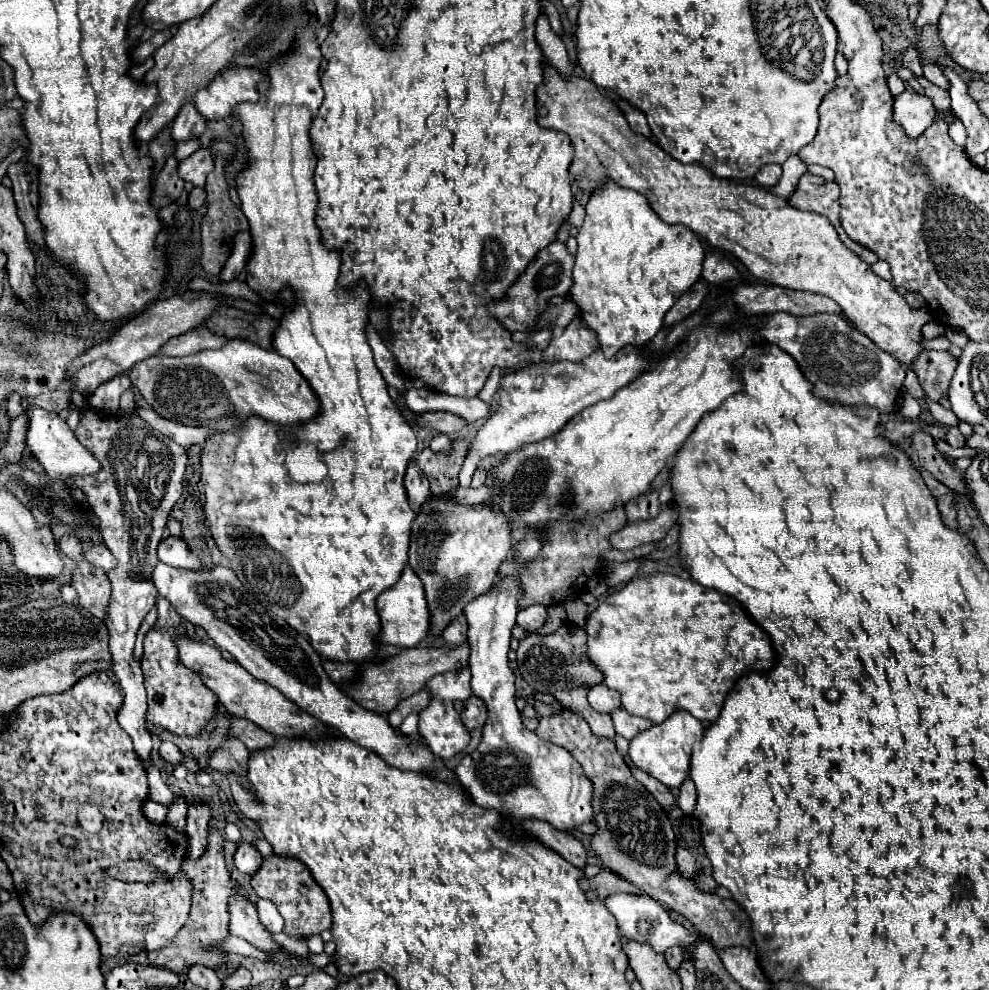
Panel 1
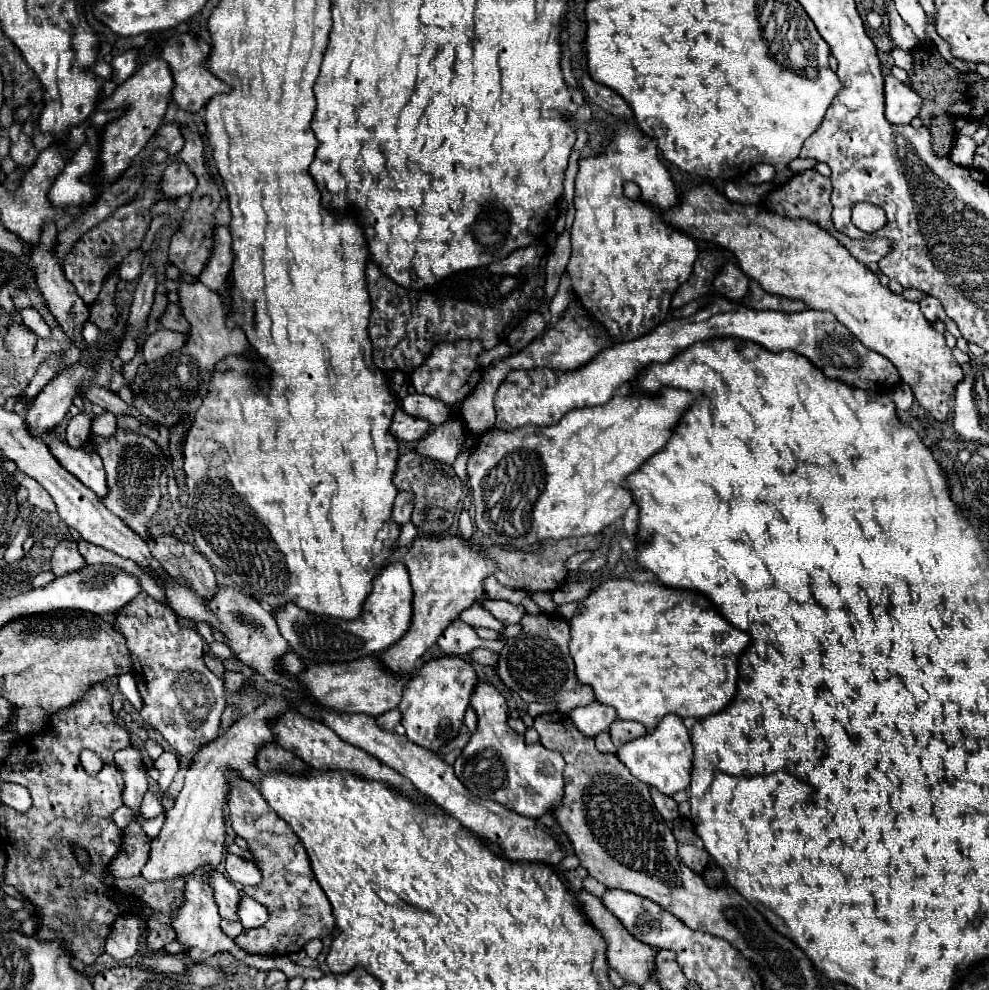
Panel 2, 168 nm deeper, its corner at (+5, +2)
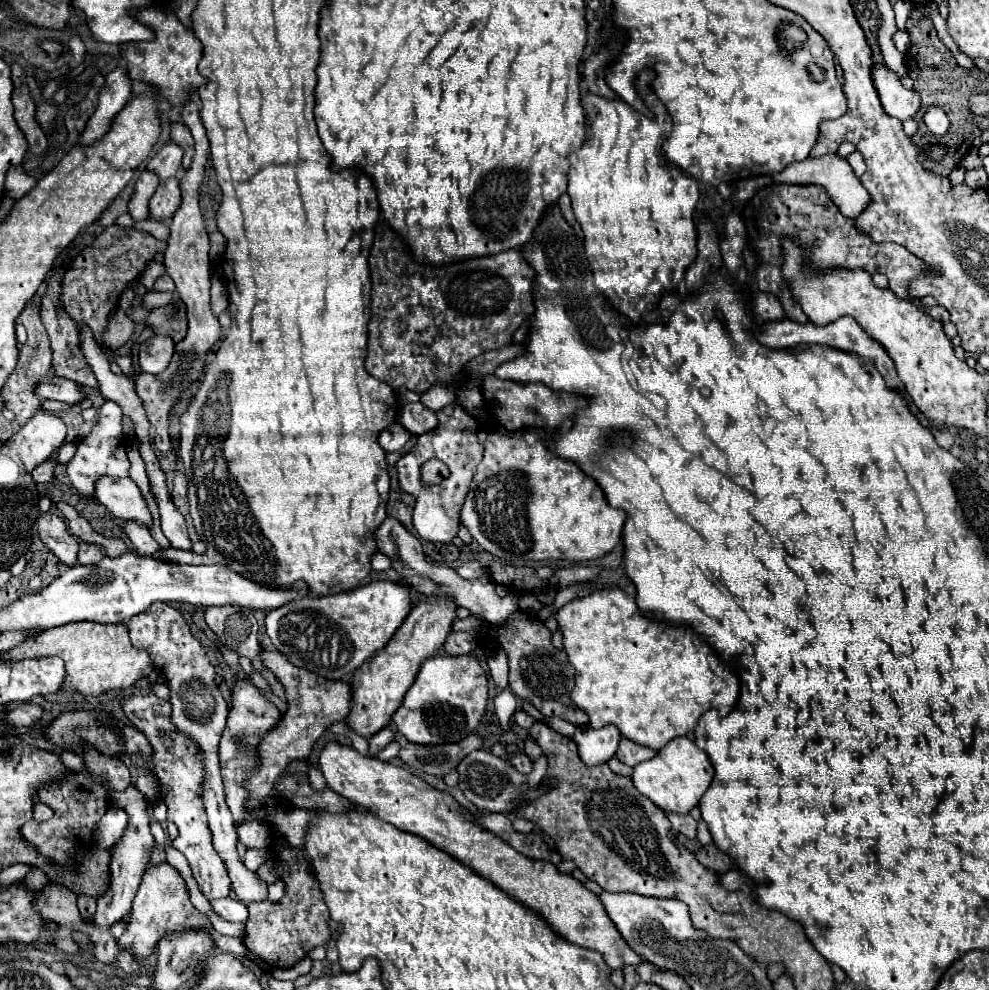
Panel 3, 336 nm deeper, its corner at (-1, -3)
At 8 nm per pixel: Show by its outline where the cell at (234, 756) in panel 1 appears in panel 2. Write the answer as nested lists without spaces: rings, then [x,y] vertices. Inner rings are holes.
[[[230,774],[228,810],[234,832],[248,842],[250,852],[254,854],[262,870],[262,882],[258,886],[246,886],[242,892],[258,900],[268,910],[266,924],[262,924],[260,928],[244,930],[234,942],[248,954],[290,956],[294,952],[300,952],[308,940],[322,940],[324,936],[328,936],[336,926],[330,902],[326,894],[322,894],[322,888],[318,886],[310,868],[308,854],[292,828],[274,810],[270,810],[258,788],[242,780],[238,774]]]

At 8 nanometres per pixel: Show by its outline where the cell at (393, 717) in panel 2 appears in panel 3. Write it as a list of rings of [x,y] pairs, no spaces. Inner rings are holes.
[[[388,725],[382,731],[378,731],[374,737],[370,737],[370,755],[378,755],[392,739],[394,739],[394,729]]]

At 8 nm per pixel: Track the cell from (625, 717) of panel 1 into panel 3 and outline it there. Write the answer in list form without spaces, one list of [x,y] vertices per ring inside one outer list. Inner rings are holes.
[[[622,737],[620,743],[618,743],[616,755],[618,755],[618,759],[620,759],[622,763],[634,767],[634,765],[638,765],[638,763],[642,763],[642,761],[652,759],[652,757],[656,755],[656,751],[650,749],[650,747],[646,747],[646,745],[638,745],[638,743],[634,743],[632,739]]]

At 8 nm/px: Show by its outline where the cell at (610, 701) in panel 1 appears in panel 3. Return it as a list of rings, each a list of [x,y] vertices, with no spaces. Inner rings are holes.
[[[584,725],[576,729],[572,739],[578,745],[580,759],[584,759],[584,763],[596,765],[596,763],[606,763],[616,753],[620,731],[616,725],[606,725],[600,729]]]

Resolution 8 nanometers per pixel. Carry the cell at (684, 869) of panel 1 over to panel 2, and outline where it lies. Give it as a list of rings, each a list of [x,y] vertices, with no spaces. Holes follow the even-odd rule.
[[[682,844],[678,846],[678,856],[682,858],[682,862],[694,870],[694,872],[702,872],[710,860],[710,854],[704,850],[704,848],[698,848],[698,846],[692,846],[692,844]]]

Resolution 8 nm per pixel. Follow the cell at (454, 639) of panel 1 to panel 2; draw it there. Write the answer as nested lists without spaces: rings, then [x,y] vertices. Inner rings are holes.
[[[454,620],[438,638],[438,646],[442,648],[442,652],[446,654],[468,654],[474,648],[487,648],[494,653],[499,654],[504,647],[504,642],[501,640],[484,640],[478,637],[472,626],[468,626],[462,620]]]

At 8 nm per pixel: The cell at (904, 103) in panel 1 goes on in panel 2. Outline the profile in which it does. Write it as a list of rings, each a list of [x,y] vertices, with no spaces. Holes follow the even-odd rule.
[[[892,74],[884,76],[884,106],[886,120],[892,124],[910,124],[918,116],[922,98],[906,84],[898,82]]]

